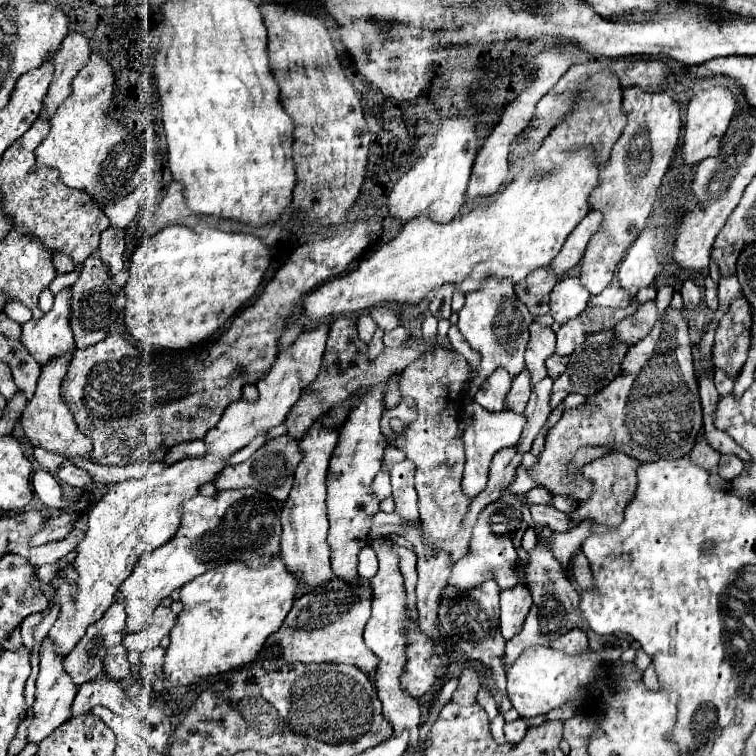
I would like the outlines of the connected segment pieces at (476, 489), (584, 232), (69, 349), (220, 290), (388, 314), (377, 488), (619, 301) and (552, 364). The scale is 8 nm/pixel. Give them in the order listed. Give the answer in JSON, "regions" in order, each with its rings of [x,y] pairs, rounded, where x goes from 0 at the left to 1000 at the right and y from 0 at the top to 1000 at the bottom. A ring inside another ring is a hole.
{"regions":[[[[620,533],[615,538],[618,546],[618,567],[612,573],[612,583],[615,583],[615,626],[612,626],[612,652],[626,660],[631,657],[642,644],[644,644],[644,631],[647,631],[647,615],[652,602],[673,589],[681,589],[689,578],[692,562],[694,562],[694,549],[679,546],[679,544],[660,544],[660,546],[647,546],[639,538],[631,538],[631,533]]],[[[782,279],[769,292],[769,298],[763,298],[758,303],[758,311],[753,311],[753,321],[747,321],[747,327],[742,329],[742,337],[737,337],[737,343],[731,343],[731,348],[726,348],[726,358],[731,358],[731,364],[737,364],[737,366],[745,366],[753,356],[758,356],[769,345],[774,327],[792,298],[795,298],[795,282]]],[[[91,382],[73,393],[73,403],[54,422],[41,422],[28,430],[28,454],[52,483],[73,472],[97,472],[99,454],[91,433]]],[[[221,298],[210,308],[200,311],[189,321],[181,324],[171,369],[163,380],[168,403],[165,403],[165,435],[192,459],[202,462],[250,462],[290,435],[295,435],[303,422],[335,393],[340,385],[351,358],[356,353],[356,329],[345,321],[345,316],[321,308],[298,308],[290,303],[271,303],[269,308],[258,308],[242,298]]],[[[496,406],[488,411],[488,417],[493,419],[493,425],[499,427],[504,438],[517,438],[528,430],[528,422],[522,419],[522,414],[515,406]]],[[[507,615],[492,639],[492,647],[503,663],[513,659],[519,652],[515,626],[516,620]]],[[[806,377],[798,388],[784,390],[779,396],[779,406],[816,409],[816,406],[829,406],[829,403],[835,403],[835,396],[827,393],[827,385],[821,385],[821,380],[816,380],[816,377]]],[[[731,470],[731,475],[726,475],[726,480],[724,480],[726,499],[729,499],[729,501],[737,501],[737,499],[739,499],[739,496],[747,491],[750,478],[753,478],[753,475],[742,475],[739,470]]]]}

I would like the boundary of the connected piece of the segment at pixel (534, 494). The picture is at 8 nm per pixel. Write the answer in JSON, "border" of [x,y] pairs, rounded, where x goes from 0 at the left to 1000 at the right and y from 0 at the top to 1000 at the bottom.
{"border":[[[708,644],[705,649],[700,649],[697,655],[694,655],[694,660],[702,660],[702,663],[708,663],[708,665],[729,665],[729,652],[726,649],[721,649],[721,644]]]}

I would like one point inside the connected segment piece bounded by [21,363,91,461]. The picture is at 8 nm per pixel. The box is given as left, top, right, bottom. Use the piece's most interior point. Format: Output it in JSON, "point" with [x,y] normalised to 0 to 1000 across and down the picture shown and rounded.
{"point":[62,558]}

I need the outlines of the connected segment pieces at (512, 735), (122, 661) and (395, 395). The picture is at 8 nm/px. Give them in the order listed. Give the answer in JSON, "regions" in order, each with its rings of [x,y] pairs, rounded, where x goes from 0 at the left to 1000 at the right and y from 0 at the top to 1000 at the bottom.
{"regions":[[[[684,951],[684,954],[676,954],[676,956],[668,956],[668,978],[676,980],[676,983],[684,983],[692,978],[694,972],[694,954],[692,951]]],[[[163,853],[147,856],[136,869],[136,888],[144,898],[165,898],[171,893],[171,882],[168,858]]],[[[525,493],[525,496],[517,496],[509,507],[507,533],[509,533],[509,541],[522,541],[528,530],[530,530],[530,517],[528,517],[528,493]]]]}

